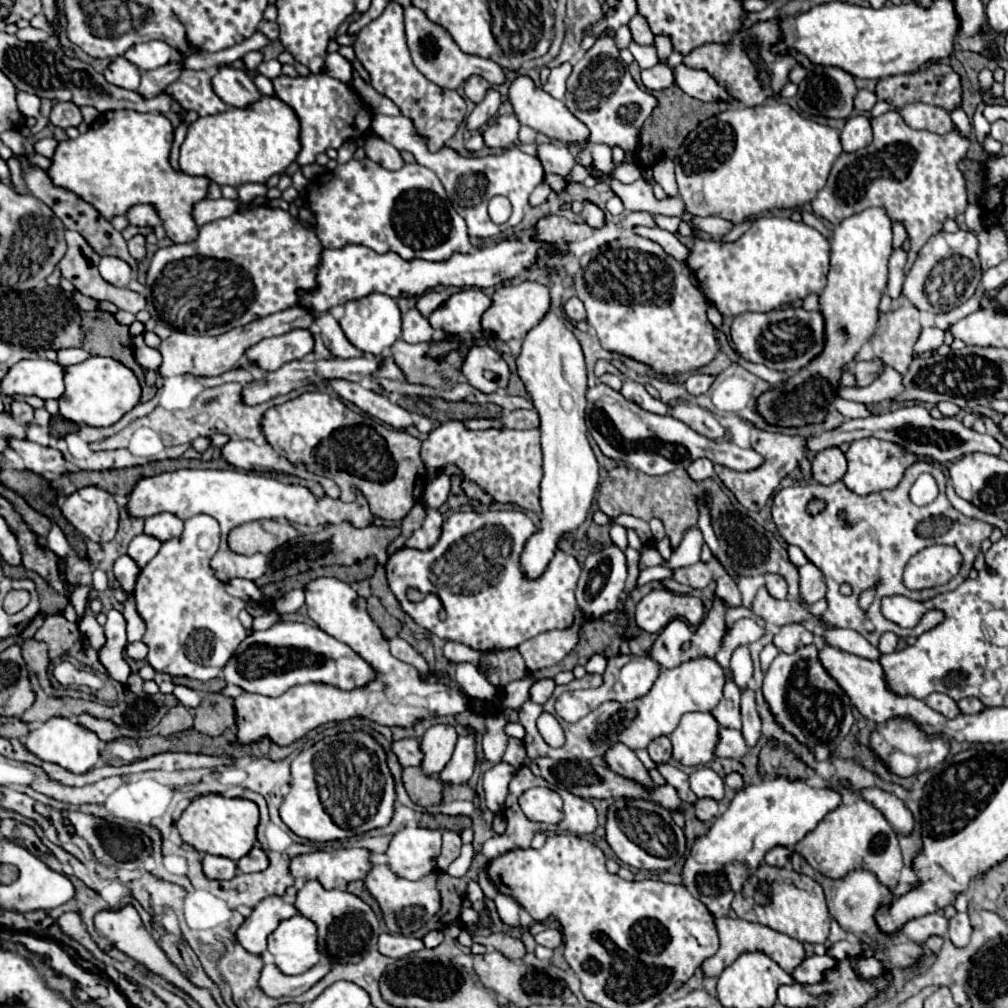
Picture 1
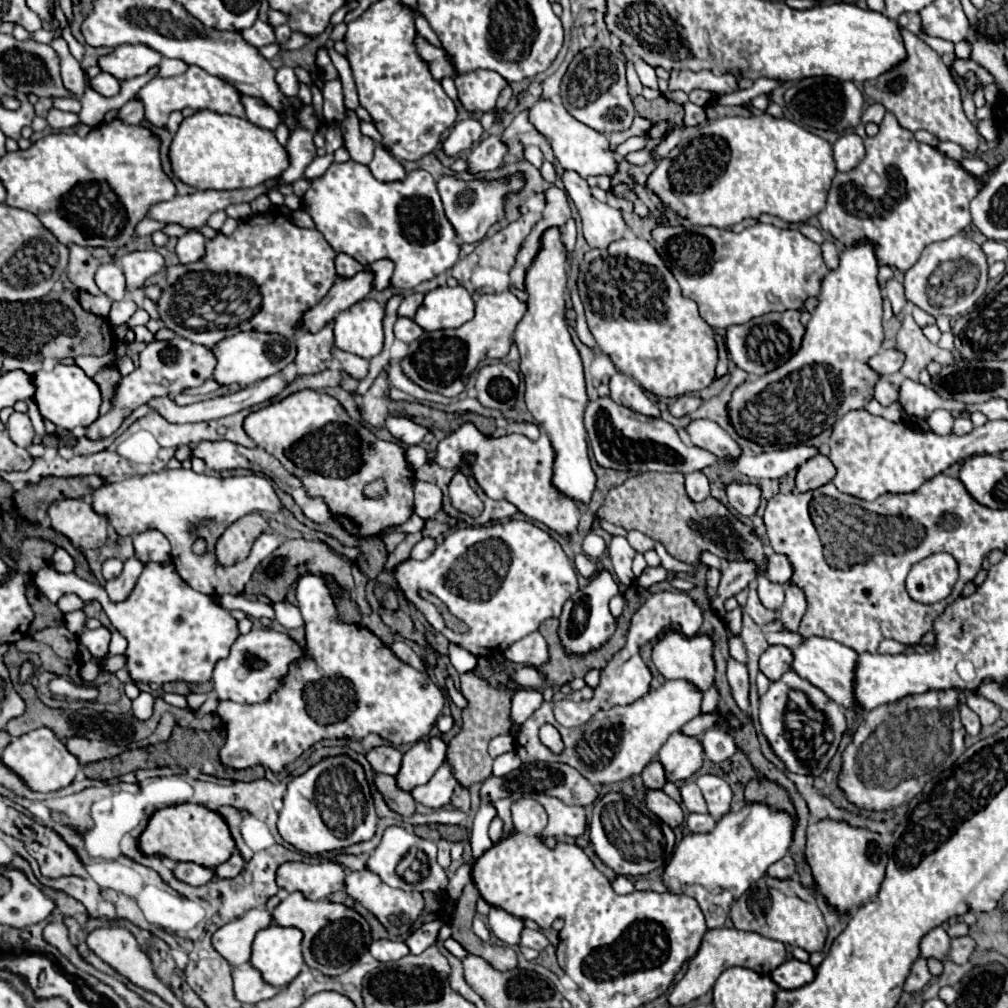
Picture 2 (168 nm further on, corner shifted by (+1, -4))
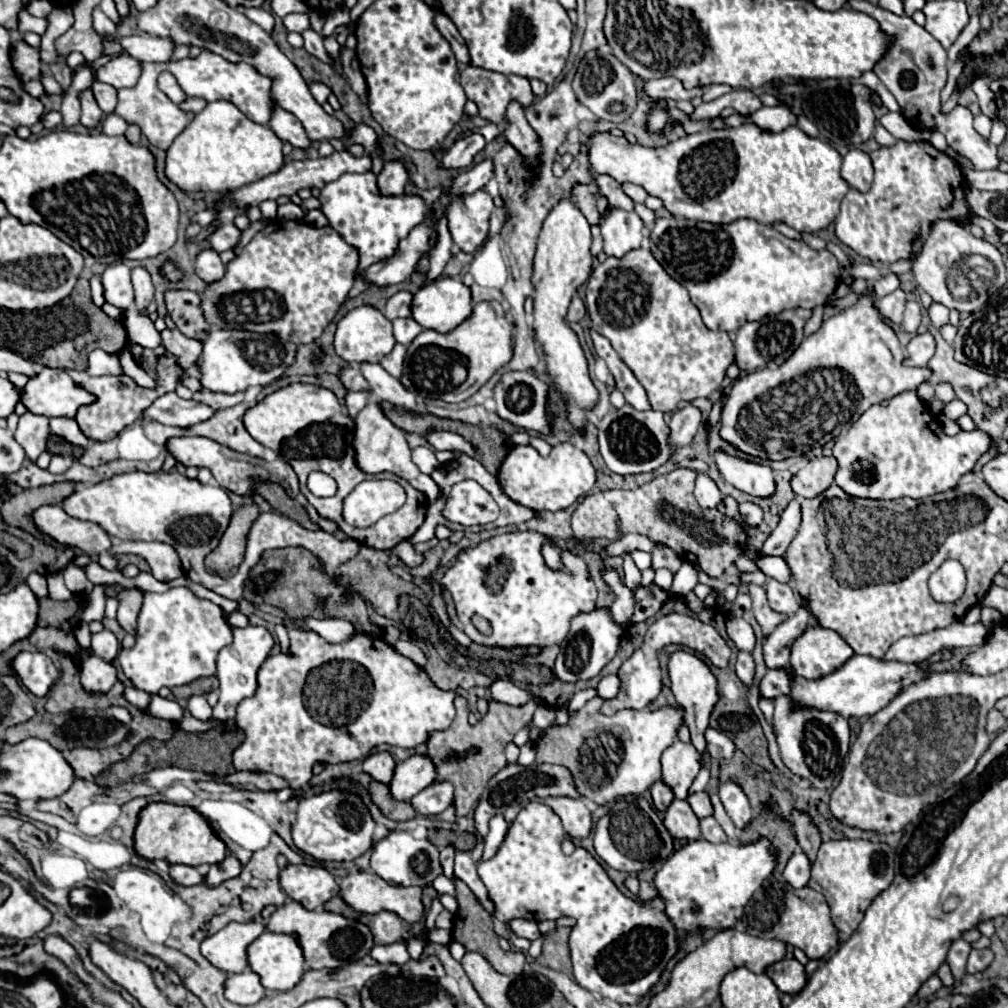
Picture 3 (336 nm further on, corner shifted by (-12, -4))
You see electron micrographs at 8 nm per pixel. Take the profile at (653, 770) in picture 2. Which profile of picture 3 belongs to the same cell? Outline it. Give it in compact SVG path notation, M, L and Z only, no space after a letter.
M655 782L655 786L651 786L651 796L653 796L653 806L659 812L665 812L669 808L669 804L673 802L673 794L671 790L667 790L667 786L663 786L663 782Z

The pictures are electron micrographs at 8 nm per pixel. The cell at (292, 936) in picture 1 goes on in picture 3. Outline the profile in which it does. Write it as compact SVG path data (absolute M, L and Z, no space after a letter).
M263 932L259 938L255 938L255 942L251 942L251 946L247 948L247 962L267 990L291 990L291 986L295 986L295 982L299 982L299 978L303 976L305 964L295 936L271 932Z

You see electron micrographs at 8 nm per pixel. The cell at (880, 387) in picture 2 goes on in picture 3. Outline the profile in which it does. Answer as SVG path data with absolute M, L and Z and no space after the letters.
M907 392L891 398L887 406L871 406L847 432L835 438L833 456L839 464L835 484L855 498L927 498L953 488L963 474L973 470L989 446L991 438L979 430L947 436L935 422L931 408L915 392Z

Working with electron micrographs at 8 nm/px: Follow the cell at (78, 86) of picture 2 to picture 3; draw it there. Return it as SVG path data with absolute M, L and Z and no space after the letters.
M91 90L83 92L81 108L83 108L83 112L81 112L81 124L83 124L85 128L97 128L97 126L101 124L103 112L99 110L99 106L97 106L97 102L95 102L95 98L93 98L93 94L91 94Z

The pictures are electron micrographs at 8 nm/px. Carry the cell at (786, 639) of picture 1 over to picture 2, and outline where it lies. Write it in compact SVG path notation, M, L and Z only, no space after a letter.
M770 646L760 658L760 670L770 678L778 680L792 666L792 650L786 646Z

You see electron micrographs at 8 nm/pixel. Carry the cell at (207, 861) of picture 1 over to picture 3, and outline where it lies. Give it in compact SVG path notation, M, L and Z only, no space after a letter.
M183 864L169 866L169 876L173 878L173 882L177 882L181 886L203 884L203 872L199 868L193 868L193 866L183 866Z

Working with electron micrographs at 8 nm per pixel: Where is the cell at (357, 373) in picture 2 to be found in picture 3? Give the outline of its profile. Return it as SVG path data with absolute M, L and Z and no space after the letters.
M365 362L365 364L361 364L359 370L371 384L375 400L387 400L389 404L409 410L409 412L423 412L423 410L415 410L417 398L409 390L405 390L397 378L391 378L379 364Z

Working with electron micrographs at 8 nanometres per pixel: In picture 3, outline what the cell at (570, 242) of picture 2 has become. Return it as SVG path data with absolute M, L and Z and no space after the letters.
M743 124L727 130L705 130L699 134L683 136L661 148L647 148L641 144L629 144L623 136L611 136L609 132L597 132L589 140L589 162L593 174L609 174L619 184L633 182L645 188L649 196L663 200L663 206L673 216L689 220L703 220L711 224L729 224L739 218L755 218L763 224L783 222L799 232L819 232L827 228L839 214L839 204L849 186L839 174L841 156L833 146L819 138L809 138L797 126L789 126L783 132L765 132L755 124Z

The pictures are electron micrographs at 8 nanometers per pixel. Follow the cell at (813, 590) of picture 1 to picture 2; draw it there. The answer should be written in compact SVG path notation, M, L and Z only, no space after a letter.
M786 584L786 602L782 606L782 612L778 612L778 620L786 626L786 630L794 632L798 630L798 624L806 612L808 600L802 588L796 584Z

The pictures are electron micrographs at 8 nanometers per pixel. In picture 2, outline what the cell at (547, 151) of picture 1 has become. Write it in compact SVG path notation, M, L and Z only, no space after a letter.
M564 170L560 174L560 180L570 196L570 200L576 204L580 218L582 218L582 232L590 248L600 248L604 250L610 242L620 240L626 224L622 220L620 210L610 208L608 204L592 198L590 186L586 180L574 172L574 170Z

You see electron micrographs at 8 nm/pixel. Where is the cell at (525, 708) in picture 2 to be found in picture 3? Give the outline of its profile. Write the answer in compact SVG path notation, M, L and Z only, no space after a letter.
M495 680L489 686L489 700L495 702L503 702L503 704L513 704L513 706L521 706L523 702L527 702L529 698L533 698L533 694L525 688L519 688L517 684L509 682L509 680Z

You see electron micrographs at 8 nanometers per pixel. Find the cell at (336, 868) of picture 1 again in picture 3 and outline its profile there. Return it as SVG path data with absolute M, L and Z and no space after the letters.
M287 866L279 874L281 890L307 910L321 910L339 892L337 880L321 866Z

